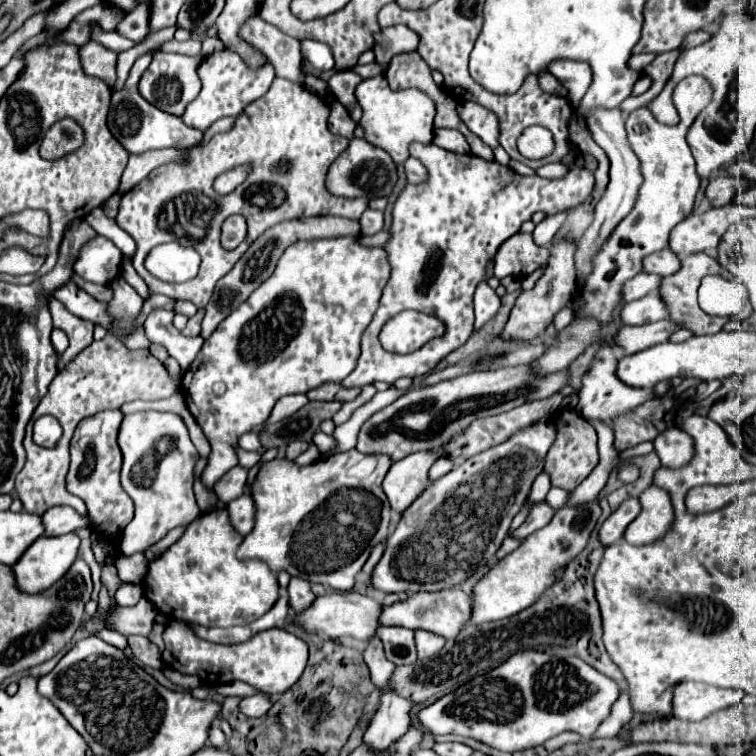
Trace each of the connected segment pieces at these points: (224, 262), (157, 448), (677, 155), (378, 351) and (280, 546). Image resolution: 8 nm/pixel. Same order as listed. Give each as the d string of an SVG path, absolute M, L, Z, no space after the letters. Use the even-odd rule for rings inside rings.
M277 77L261 99L249 103L243 113L235 117L229 131L213 135L203 147L195 145L191 149L189 163L163 165L127 191L121 199L115 221L121 221L121 229L135 239L137 251L133 255L133 267L145 279L151 293L163 293L175 299L193 301L197 307L207 307L215 283L233 269L245 249L269 227L287 219L309 215L359 219L369 207L369 199L337 199L325 187L331 163L349 147L347 137L331 133L327 117L329 105L319 95L311 93L301 83ZM239 165L251 167L247 181L227 195L215 193L215 177ZM235 213L245 215L249 233L237 249L227 251L219 245L219 231L223 221ZM161 243L181 243L193 247L201 255L201 263L205 263L201 265L199 275L185 283L165 283L151 277L143 261L147 253Z
M131 413L125 415L119 429L119 447L123 451L121 485L135 503L135 517L121 535L119 549L123 555L141 553L175 527L187 527L199 515L193 495L193 469L199 459L189 439L183 419L175 413ZM165 441L165 449L161 443Z
M703 77L683 79L675 93L673 103L679 111L681 121L677 125L665 125L655 119L649 109L637 109L627 119L629 143L637 157L641 159L641 173L645 177L637 203L633 211L613 229L611 237L601 245L601 251L591 257L593 273L589 273L581 285L581 293L575 297L579 301L577 317L597 319L601 325L611 325L615 311L623 305L623 285L643 271L643 257L669 247L671 229L691 215L695 205L695 195L699 189L699 175L695 171L695 159L691 155L687 133L695 123L695 117L711 101L711 85Z
M411 145L411 157L417 157L429 171L429 181L423 185L407 185L403 193L397 197L393 207L393 225L391 225L391 241L385 245L391 263L391 279L383 289L383 297L379 309L363 333L361 341L361 357L351 375L341 383L343 387L363 387L375 381L385 381L393 385L399 377L423 377L431 373L441 359L445 359L451 351L459 349L473 333L473 293L477 285L487 275L487 265L493 261L499 245L519 233L523 221L531 219L535 211L543 211L547 215L555 215L569 207L583 203L595 185L595 177L585 167L571 167L563 179L543 179L543 177L523 177L513 169L503 167L495 161L485 161L475 155L459 155L437 145ZM415 309L427 315L437 317L445 325L445 335L427 341L421 349L409 355L395 355L381 347L379 331L381 327L399 311Z
M239 449L237 455L239 465L247 469L259 465L259 473L251 489L255 501L255 527L243 537L237 557L259 559L267 563L275 575L279 571L287 571L291 577L303 577L309 583L321 583L339 591L349 591L355 583L355 575L369 559L373 545L387 539L391 509L381 489L381 481L391 467L391 459L387 455L363 455L351 449L299 467L295 461L287 459L261 461L261 453L249 453L243 449Z

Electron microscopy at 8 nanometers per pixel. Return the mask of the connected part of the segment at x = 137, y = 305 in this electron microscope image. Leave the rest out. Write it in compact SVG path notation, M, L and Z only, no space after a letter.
M123 275L115 277L111 289L113 299L107 303L107 309L111 309L111 317L115 317L115 325L119 329L131 329L135 319L141 315L145 301L139 297L139 293L135 293L135 289L131 289L131 285L123 281Z

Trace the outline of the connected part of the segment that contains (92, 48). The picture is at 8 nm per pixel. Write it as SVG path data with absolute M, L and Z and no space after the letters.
M89 41L85 45L85 53L83 53L83 61L85 61L85 73L103 79L109 87L113 87L116 82L117 53L107 51L105 47L101 47L95 41Z

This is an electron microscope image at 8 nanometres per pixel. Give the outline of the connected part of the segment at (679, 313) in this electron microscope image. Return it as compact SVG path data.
M693 253L693 255L681 257L681 269L675 275L665 277L661 283L661 289L659 289L661 297L667 301L667 305L671 309L671 319L675 323L683 323L683 327L691 329L695 335L719 333L723 329L723 325L733 319L733 317L715 317L715 315L707 315L705 311L701 311L699 301L697 301L697 289L705 275L721 275L725 279L731 279L731 273L727 273L727 269L723 269L717 259L709 257L707 253Z

